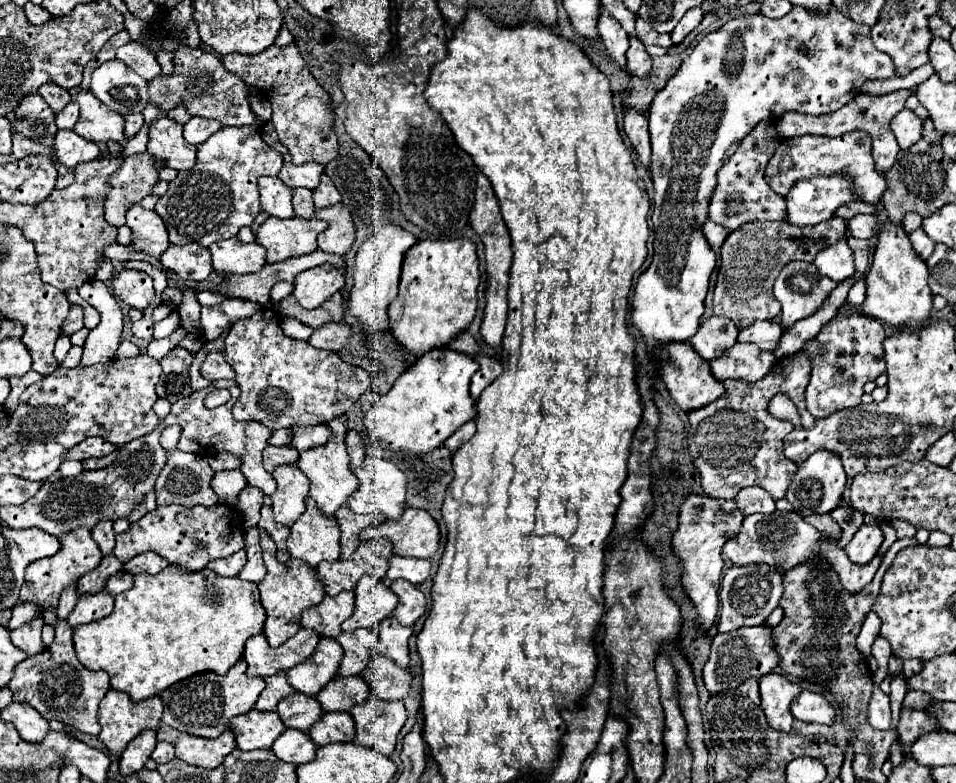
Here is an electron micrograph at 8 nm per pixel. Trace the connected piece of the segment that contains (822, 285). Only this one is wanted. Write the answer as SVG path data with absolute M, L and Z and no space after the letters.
M794 260L786 264L774 284L774 296L782 304L780 324L790 328L794 322L812 316L834 286L836 282L822 276L812 262Z

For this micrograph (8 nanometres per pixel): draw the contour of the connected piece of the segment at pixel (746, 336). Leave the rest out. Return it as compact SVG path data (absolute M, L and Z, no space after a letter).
M762 320L762 322L754 322L748 328L742 328L738 334L738 342L754 342L754 344L758 344L758 348L774 352L780 344L782 332L784 330L778 322Z

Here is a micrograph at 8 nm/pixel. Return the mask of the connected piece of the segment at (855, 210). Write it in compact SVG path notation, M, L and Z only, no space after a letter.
M862 200L848 202L848 204L844 204L836 210L836 214L844 220L850 220L852 216L858 216L858 214L876 214L876 212L878 212L878 208L874 204L868 204L868 202L862 202Z

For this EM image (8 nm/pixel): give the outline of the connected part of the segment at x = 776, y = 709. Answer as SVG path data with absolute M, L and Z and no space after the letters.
M770 672L768 676L762 676L758 682L760 682L762 710L766 714L768 724L774 730L798 732L798 734L822 734L830 744L838 744L836 732L832 726L800 722L792 716L790 702L802 692L800 684L788 680L784 674L778 674L778 672Z

